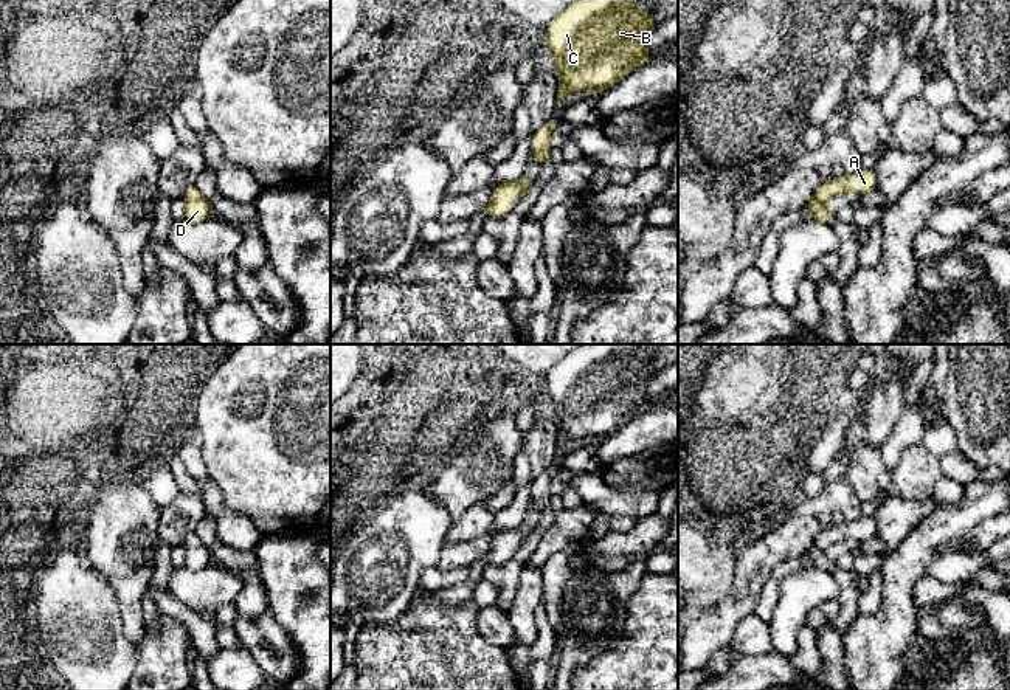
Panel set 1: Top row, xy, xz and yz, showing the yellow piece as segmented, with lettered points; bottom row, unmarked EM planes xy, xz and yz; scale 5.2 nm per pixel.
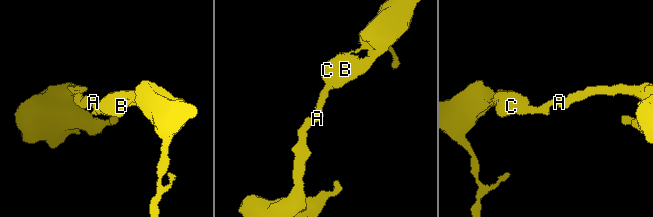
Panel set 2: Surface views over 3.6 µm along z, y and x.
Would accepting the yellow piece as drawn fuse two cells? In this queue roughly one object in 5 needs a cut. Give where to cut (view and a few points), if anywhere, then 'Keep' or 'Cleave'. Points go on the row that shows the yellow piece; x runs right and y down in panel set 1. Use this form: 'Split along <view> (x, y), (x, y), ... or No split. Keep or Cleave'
No split. Keep

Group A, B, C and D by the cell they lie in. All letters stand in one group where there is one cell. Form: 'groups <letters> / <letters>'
groups A B C D

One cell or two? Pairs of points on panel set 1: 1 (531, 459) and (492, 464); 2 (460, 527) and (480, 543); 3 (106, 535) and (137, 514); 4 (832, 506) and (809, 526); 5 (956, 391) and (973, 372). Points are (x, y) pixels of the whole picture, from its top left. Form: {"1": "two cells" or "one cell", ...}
{"1": "two cells", "2": "two cells", "3": "one cell", "4": "one cell", "5": "one cell"}

